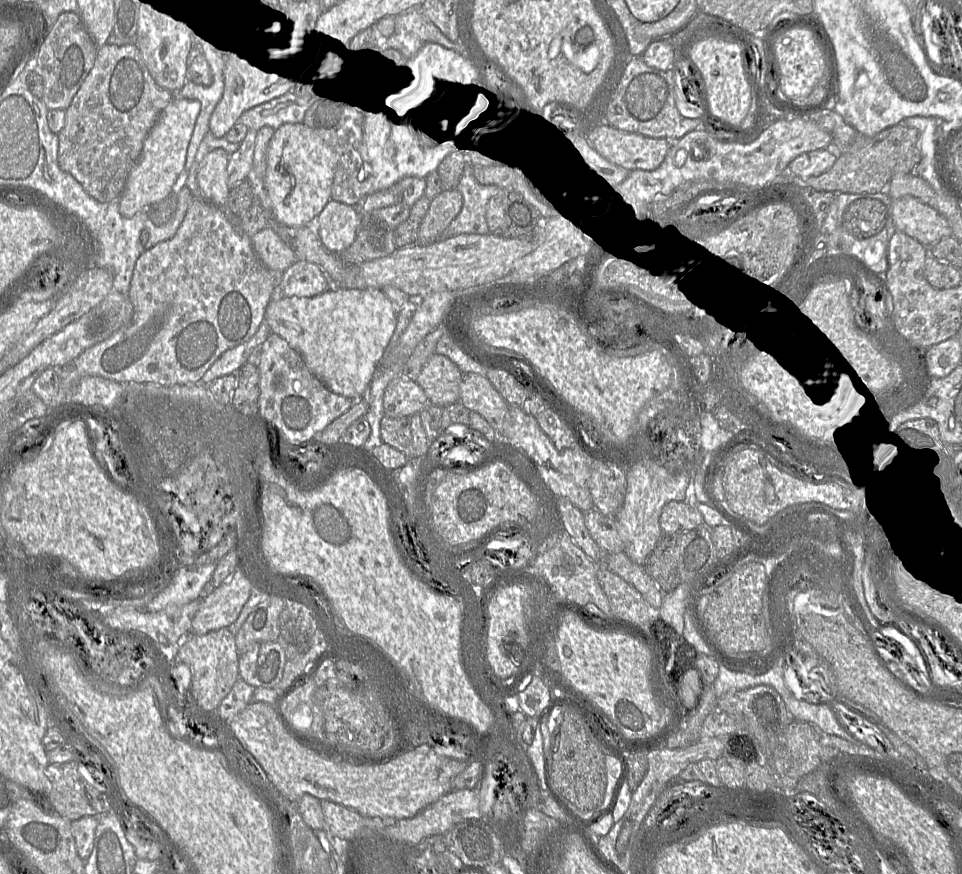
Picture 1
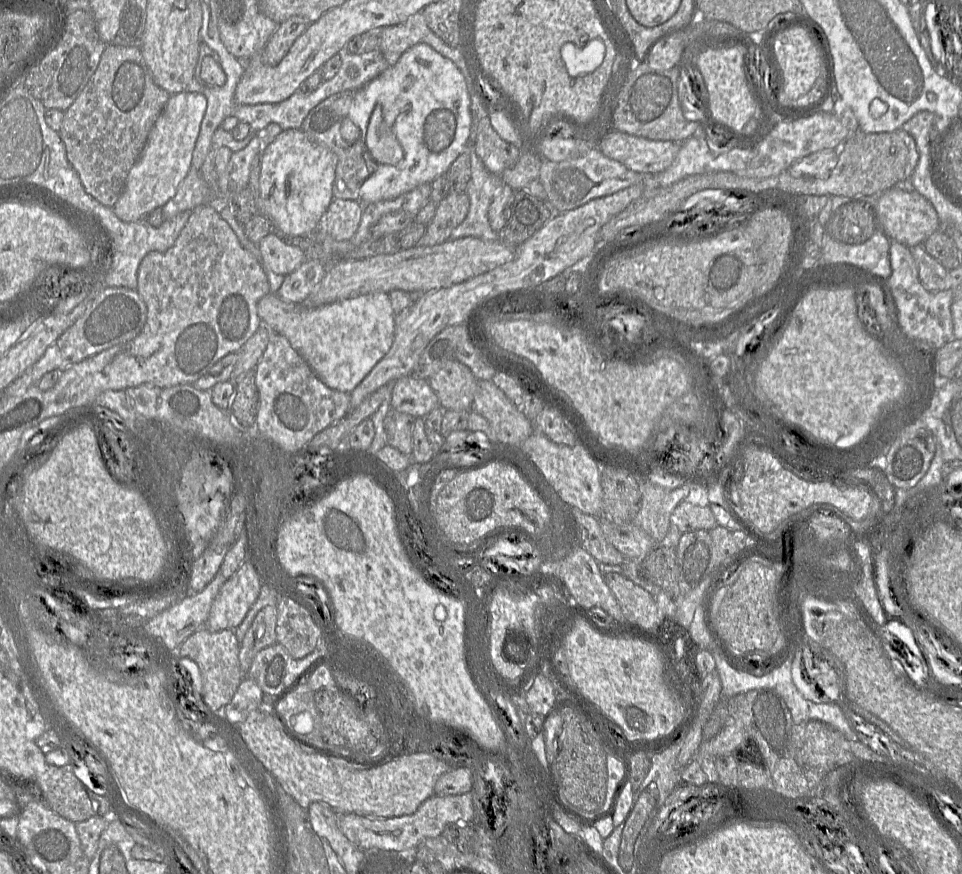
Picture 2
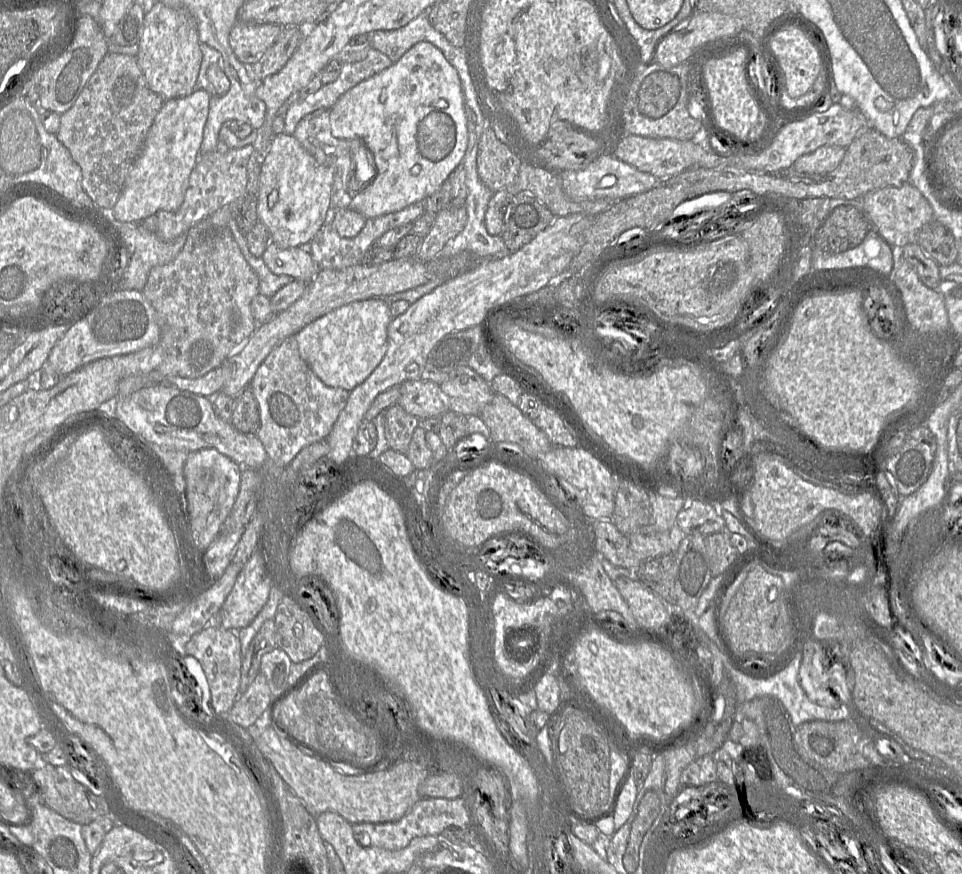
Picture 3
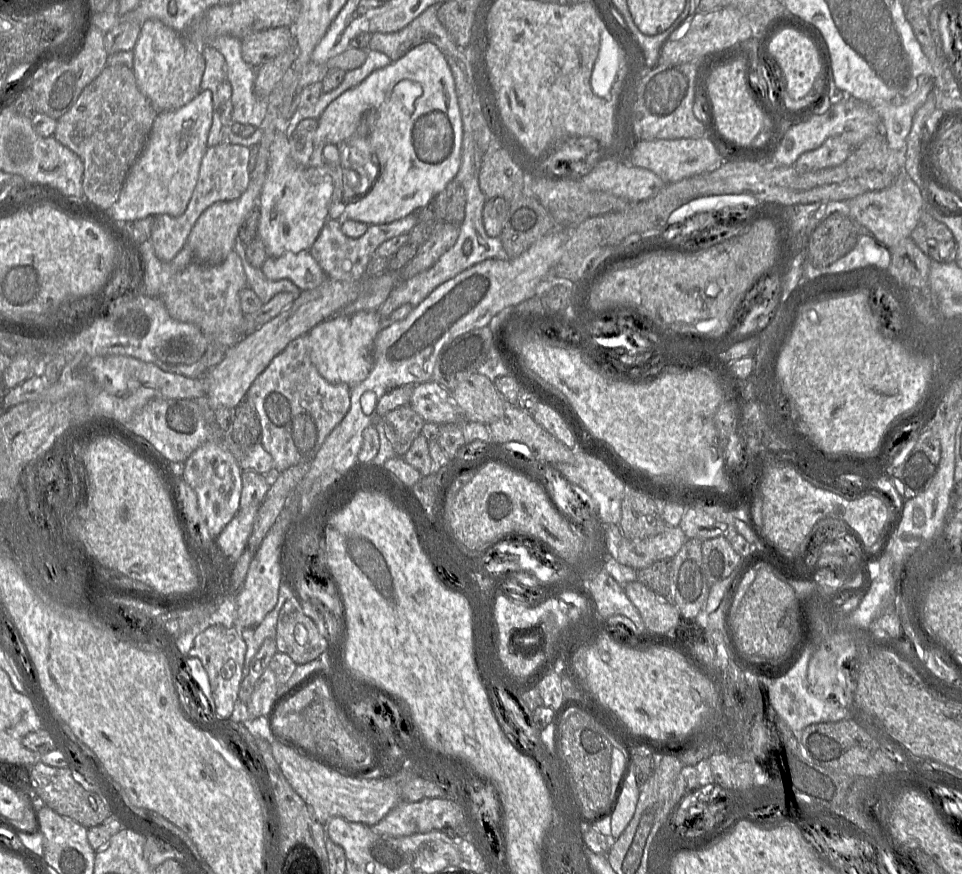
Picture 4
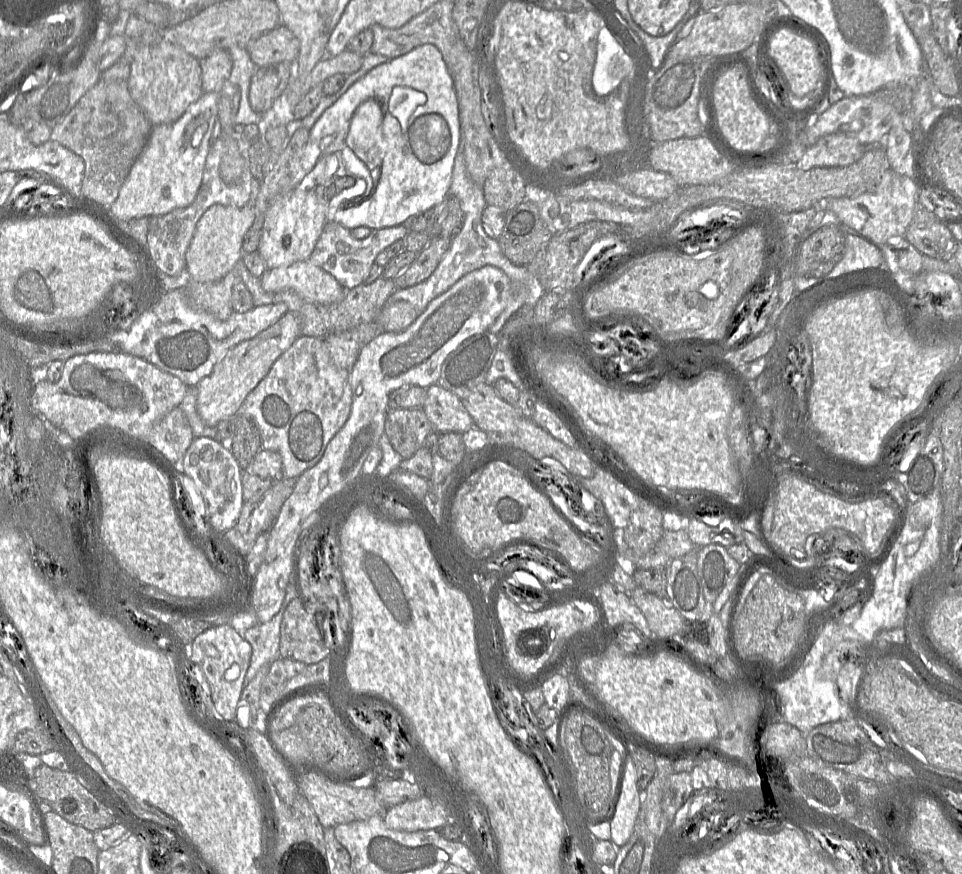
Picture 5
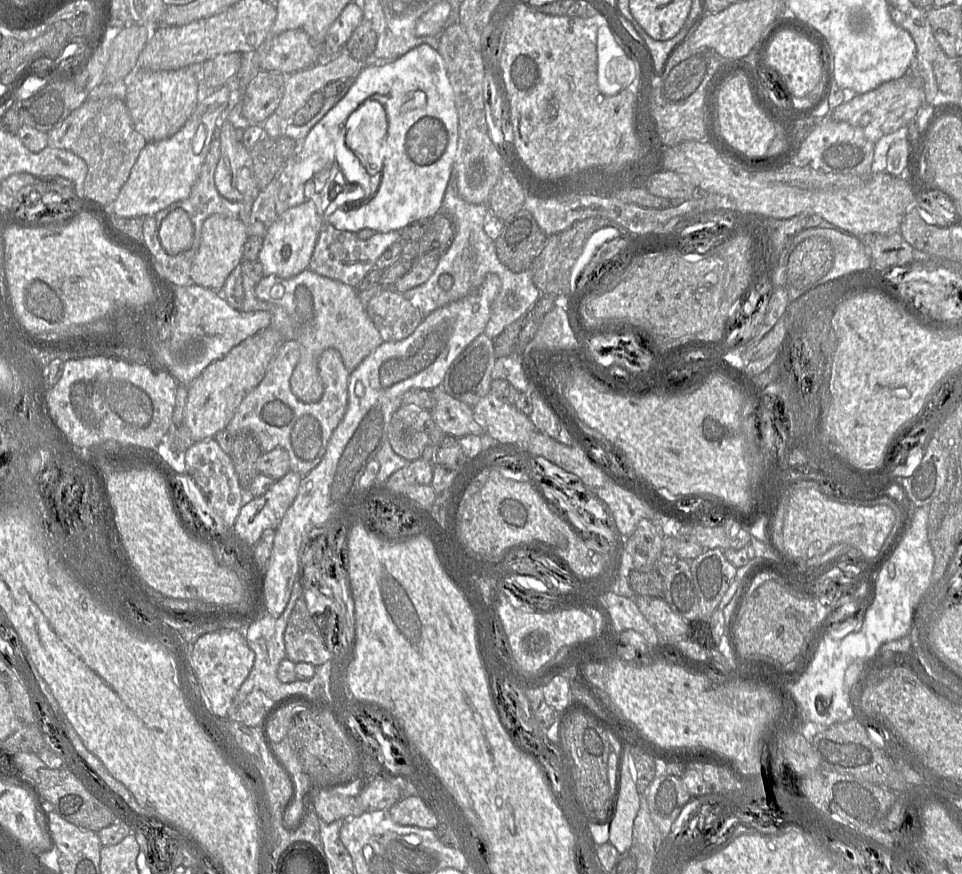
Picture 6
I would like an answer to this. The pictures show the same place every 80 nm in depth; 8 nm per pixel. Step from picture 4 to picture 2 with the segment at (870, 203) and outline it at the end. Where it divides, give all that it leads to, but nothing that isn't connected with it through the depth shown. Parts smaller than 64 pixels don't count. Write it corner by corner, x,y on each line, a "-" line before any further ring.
894,186
880,193
877,196
877,213
888,239
907,247
922,245
930,235
940,229
940,220
934,207
909,186

